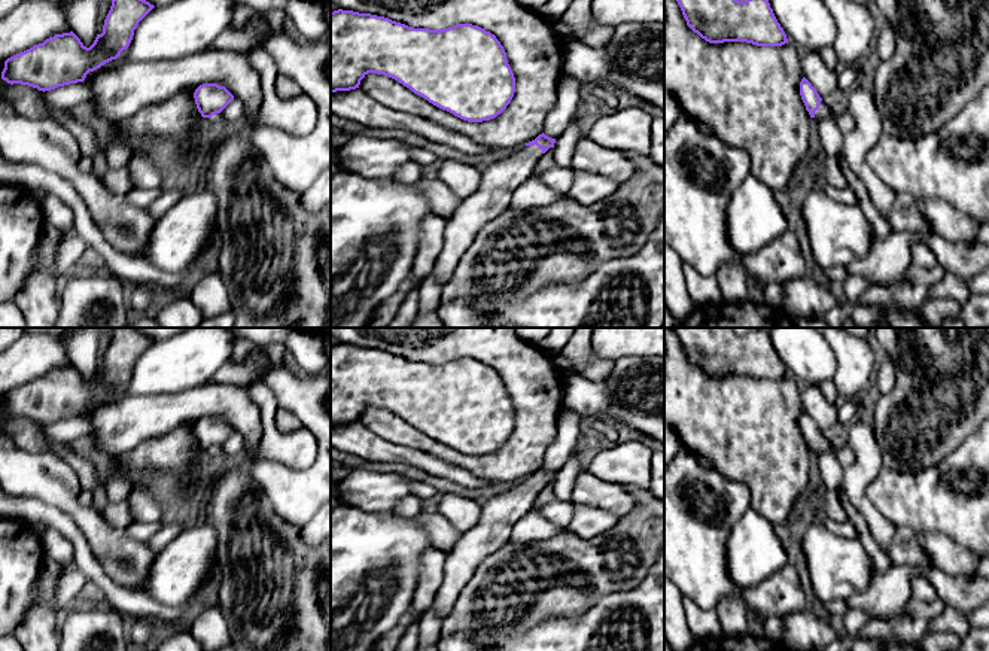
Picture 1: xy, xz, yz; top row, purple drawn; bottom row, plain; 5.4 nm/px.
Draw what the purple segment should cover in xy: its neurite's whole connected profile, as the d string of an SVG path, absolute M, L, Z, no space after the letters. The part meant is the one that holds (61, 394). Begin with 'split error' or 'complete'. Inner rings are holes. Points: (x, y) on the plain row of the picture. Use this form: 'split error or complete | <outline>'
complete | M115 328L103 366L86 381L73 366L55 368L4 395L1 413L51 425L83 416L89 405L116 393L133 374L139 356L153 343L136 328Z

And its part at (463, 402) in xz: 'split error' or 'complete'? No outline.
complete

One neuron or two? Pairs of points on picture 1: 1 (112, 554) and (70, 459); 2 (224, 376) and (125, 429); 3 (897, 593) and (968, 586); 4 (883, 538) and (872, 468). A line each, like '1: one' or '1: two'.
1: two
2: two
3: one
4: one

